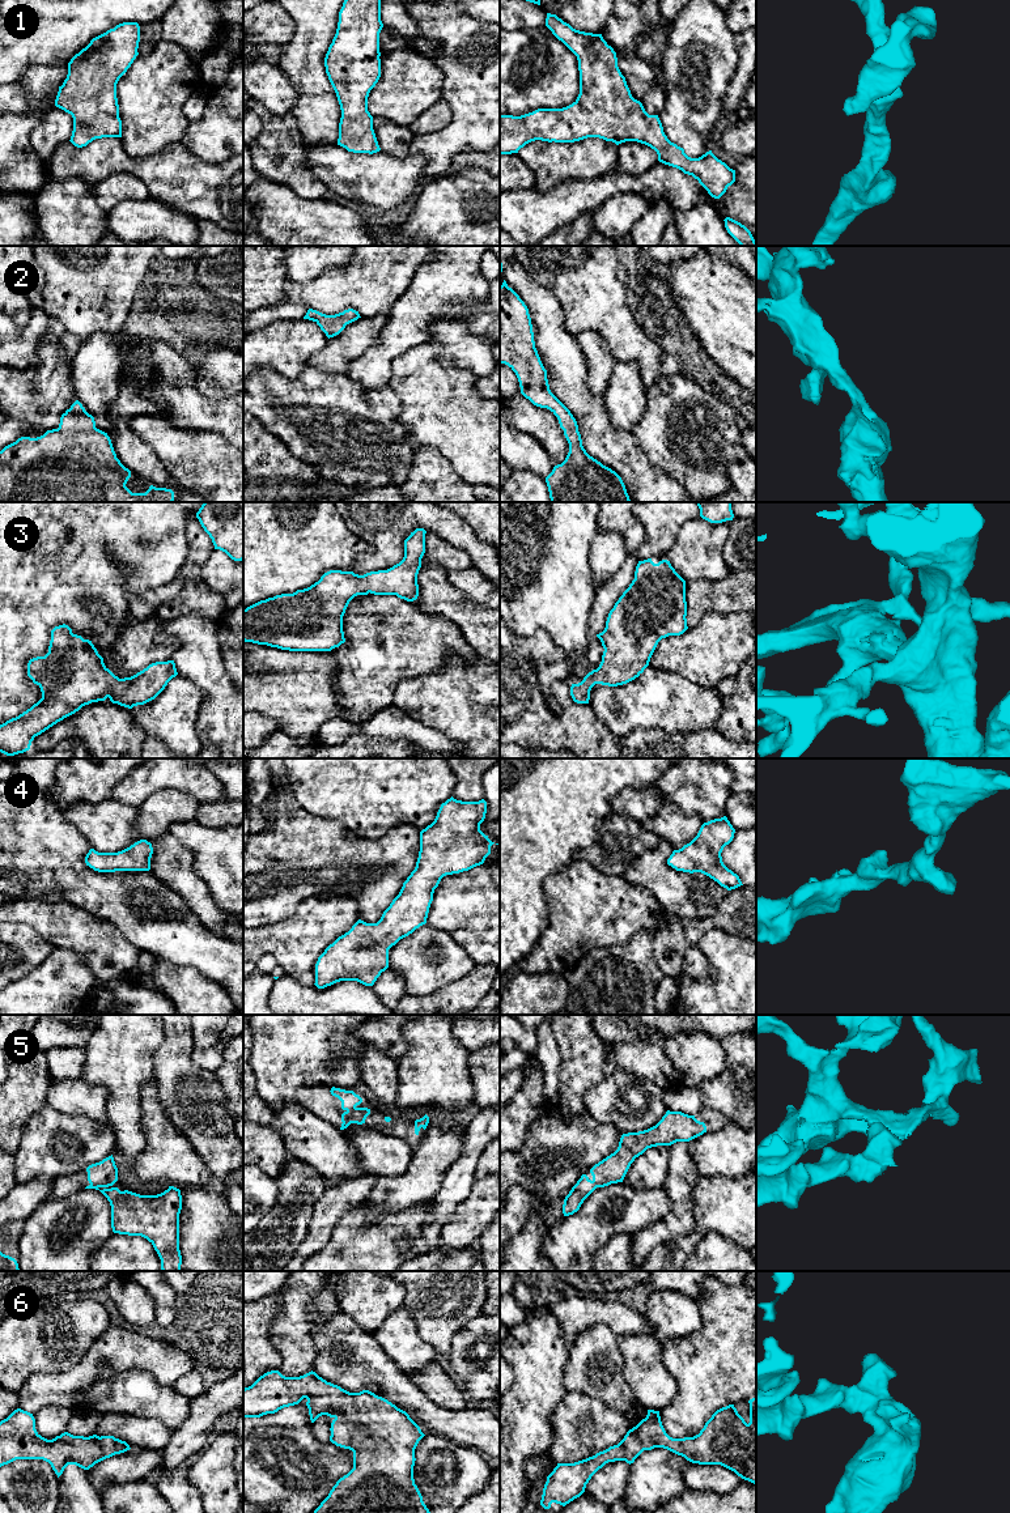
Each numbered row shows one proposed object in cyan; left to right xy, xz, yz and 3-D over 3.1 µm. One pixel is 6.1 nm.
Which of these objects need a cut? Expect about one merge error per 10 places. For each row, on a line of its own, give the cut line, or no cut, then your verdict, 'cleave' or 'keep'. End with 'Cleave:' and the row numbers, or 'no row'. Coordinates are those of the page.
1: no cut; keep
2: no cut; keep
3: no cut; keep
4: no cut; keep
5: no cut; keep
6: no cut; keep
Cleave: no row

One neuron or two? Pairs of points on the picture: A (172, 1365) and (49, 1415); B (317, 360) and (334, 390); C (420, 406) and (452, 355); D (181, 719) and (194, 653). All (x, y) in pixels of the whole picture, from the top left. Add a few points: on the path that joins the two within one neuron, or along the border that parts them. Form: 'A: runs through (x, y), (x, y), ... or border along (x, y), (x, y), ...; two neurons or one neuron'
A: border along (66, 1403), (41, 1407), (35, 1412); two neurons
B: border along (308, 364), (326, 372), (343, 373), (346, 375); two neurons
C: border along (431, 340), (440, 345), (442, 364), (474, 375); two neurons
D: border along (178, 674), (202, 692), (199, 710); two neurons

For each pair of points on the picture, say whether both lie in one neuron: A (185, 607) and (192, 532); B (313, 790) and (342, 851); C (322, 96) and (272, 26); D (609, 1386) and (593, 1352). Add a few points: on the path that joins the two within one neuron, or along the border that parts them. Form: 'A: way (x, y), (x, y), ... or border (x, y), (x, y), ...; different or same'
A: way (192, 589), (195, 551); same
B: border (298, 806), (321, 817), (339, 821), (353, 833); different
C: border (287, 13), (295, 25), (295, 35), (287, 46); different
D: way (602, 1378), (595, 1369), (594, 1360); same

